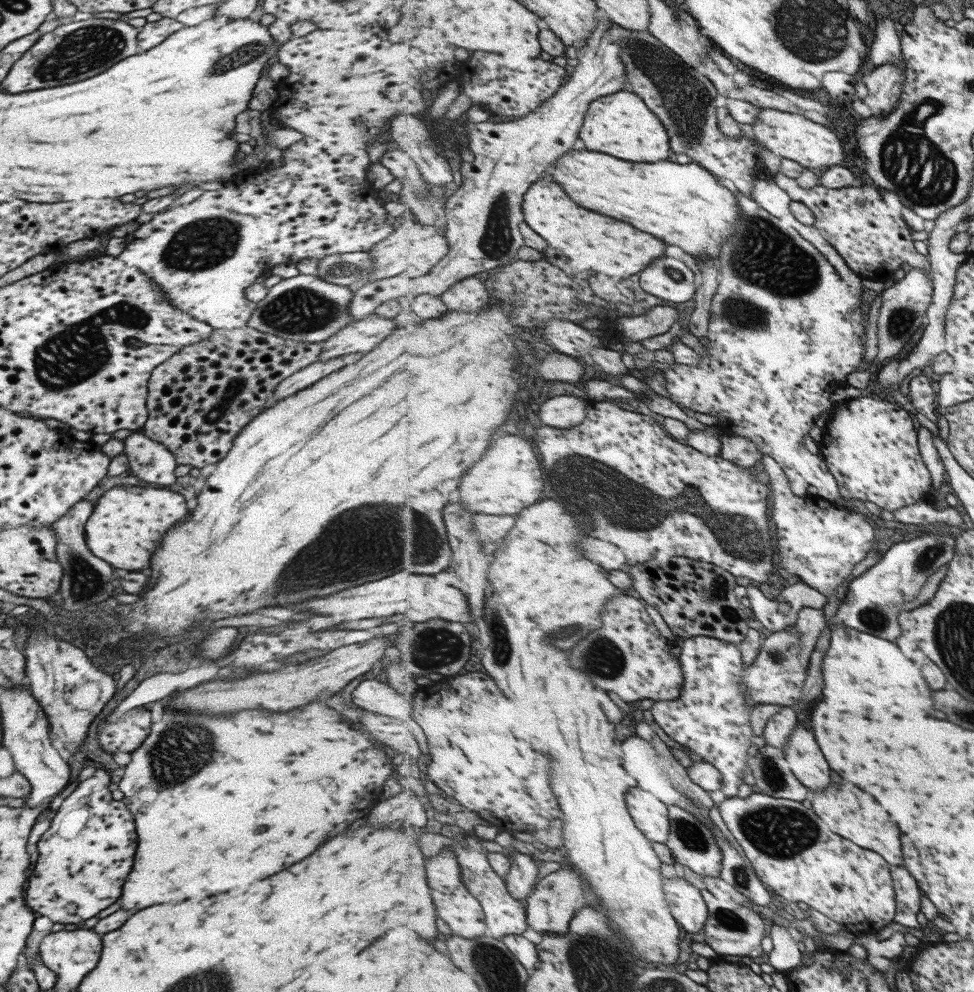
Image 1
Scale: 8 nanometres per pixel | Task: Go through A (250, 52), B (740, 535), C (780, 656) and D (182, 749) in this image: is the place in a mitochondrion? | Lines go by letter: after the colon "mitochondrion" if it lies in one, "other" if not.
A: mitochondrion
B: mitochondrion
C: mitochondrion
D: mitochondrion

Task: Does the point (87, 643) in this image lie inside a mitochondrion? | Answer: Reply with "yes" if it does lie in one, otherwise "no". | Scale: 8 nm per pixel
no

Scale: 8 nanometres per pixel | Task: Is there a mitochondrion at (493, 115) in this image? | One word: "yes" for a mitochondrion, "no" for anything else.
no

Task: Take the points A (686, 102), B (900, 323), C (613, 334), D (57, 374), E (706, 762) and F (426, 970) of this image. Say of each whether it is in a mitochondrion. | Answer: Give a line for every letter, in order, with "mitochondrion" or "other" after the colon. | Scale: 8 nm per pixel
A: mitochondrion
B: mitochondrion
C: other
D: mitochondrion
E: other
F: other

